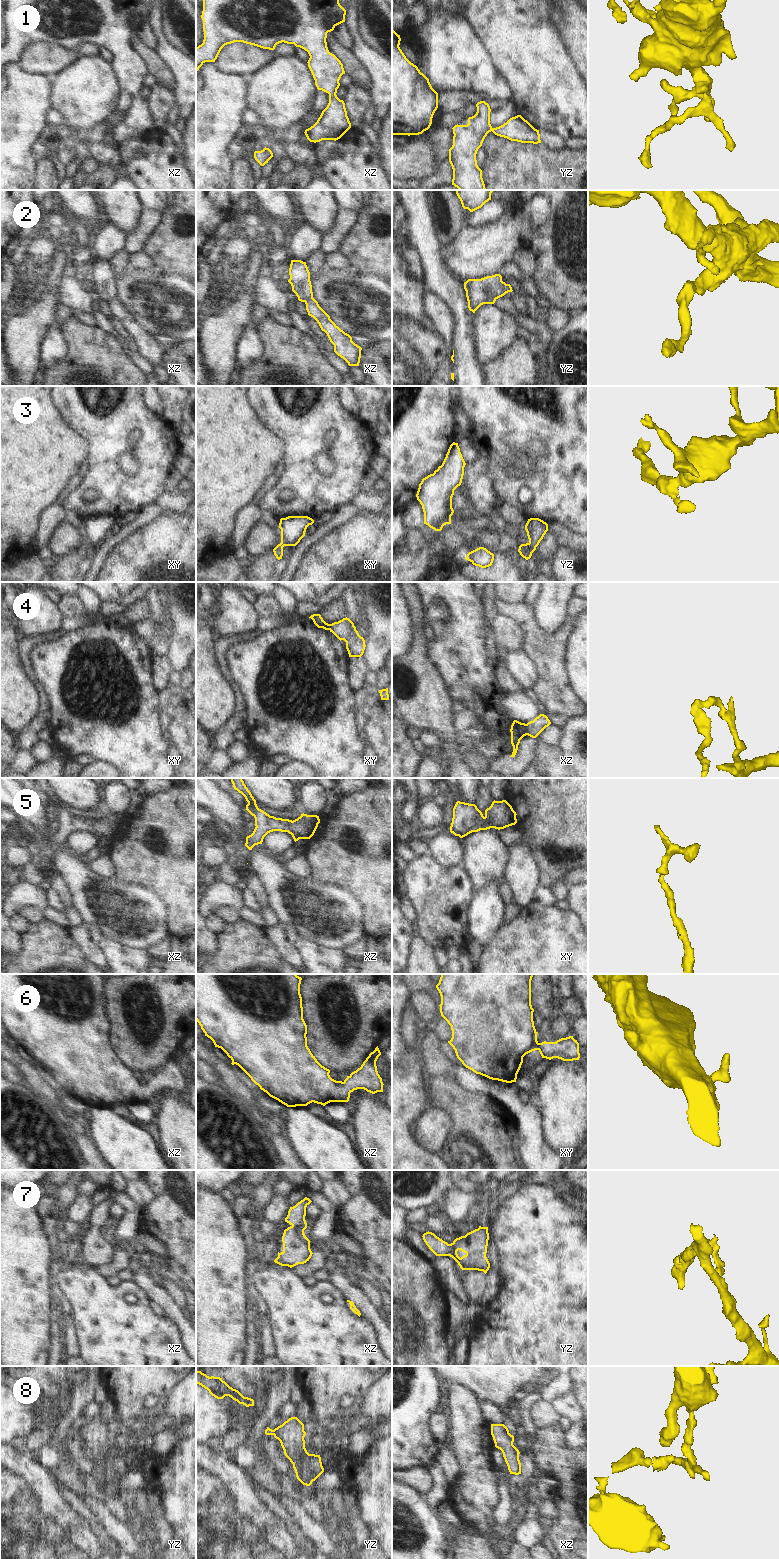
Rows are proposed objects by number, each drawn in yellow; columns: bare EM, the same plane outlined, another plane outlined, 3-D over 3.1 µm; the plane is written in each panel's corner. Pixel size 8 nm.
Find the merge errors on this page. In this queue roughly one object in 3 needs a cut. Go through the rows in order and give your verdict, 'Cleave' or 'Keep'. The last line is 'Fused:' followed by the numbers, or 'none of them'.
1: Keep
2: Keep
3: Keep
4: Cleave
5: Keep
6: Keep
7: Keep
8: Keep
Fused: 4.

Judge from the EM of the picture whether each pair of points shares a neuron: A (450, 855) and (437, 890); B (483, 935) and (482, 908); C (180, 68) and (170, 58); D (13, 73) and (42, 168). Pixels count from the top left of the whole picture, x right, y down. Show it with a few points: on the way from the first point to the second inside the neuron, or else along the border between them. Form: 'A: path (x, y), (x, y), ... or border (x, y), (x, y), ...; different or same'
A: border (429, 854), (441, 865), (461, 866); different
B: path (483, 928), (483, 915); same
C: path (178, 66), (172, 60); same
D: border (37, 162), (37, 177), (35, 179); different

